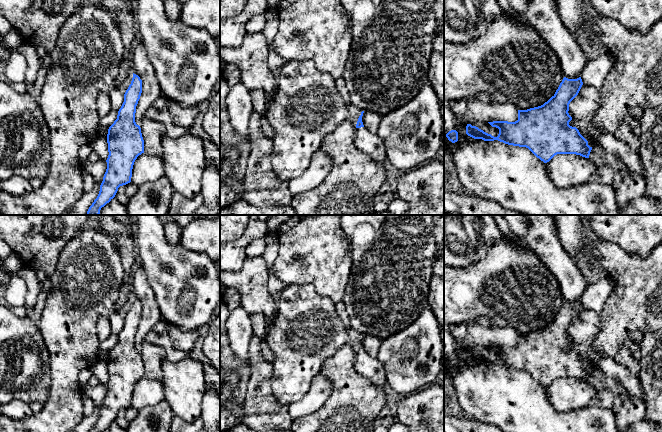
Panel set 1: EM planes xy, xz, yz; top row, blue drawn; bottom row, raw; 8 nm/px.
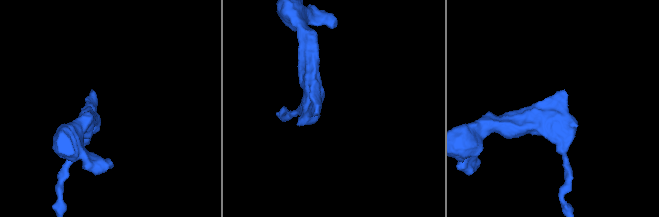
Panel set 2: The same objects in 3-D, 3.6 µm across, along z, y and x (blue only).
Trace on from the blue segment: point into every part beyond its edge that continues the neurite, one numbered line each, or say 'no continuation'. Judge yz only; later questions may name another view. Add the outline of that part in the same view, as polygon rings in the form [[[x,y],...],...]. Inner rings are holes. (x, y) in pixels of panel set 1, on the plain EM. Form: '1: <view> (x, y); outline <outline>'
1: yz (595, 295); outline [[[607,277],[587,286],[584,294],[580,298],[583,308],[600,313],[606,300],[612,293],[613,286],[613,281]]]

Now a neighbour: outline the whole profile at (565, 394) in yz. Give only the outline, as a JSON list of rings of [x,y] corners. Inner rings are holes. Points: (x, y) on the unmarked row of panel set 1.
[[[557,378],[546,391],[551,404],[563,412],[586,407],[598,393],[595,386],[576,378]]]

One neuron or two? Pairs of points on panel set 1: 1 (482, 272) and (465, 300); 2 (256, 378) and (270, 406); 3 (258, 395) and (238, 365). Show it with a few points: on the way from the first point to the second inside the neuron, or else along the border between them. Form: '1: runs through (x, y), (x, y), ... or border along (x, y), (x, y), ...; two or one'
1: runs through (482, 279), (480, 284), (471, 293); one
2: runs through (261, 385), (261, 397), (263, 399); one
3: border along (250, 369), (246, 397), (243, 403); two

